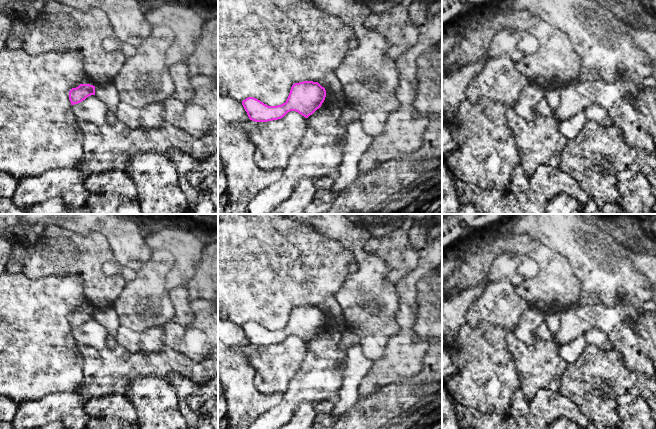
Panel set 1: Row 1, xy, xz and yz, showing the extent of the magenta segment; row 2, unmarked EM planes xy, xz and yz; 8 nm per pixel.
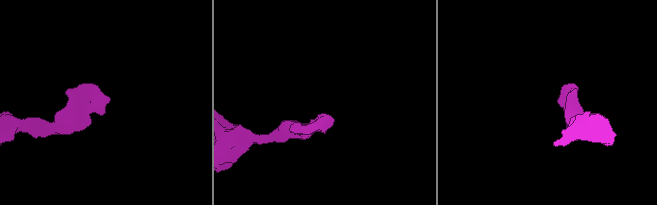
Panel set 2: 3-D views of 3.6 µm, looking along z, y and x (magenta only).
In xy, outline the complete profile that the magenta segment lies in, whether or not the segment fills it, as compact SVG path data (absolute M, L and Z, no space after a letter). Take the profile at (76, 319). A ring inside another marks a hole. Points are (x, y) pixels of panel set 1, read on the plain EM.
M80 308L78 311L72 312L69 315L69 324L71 329L74 329L82 326L91 319L95 319L95 310L90 308Z

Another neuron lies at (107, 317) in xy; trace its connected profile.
M107 307L95 310L95 319L108 332L107 335L114 335L118 327L117 313L114 308Z

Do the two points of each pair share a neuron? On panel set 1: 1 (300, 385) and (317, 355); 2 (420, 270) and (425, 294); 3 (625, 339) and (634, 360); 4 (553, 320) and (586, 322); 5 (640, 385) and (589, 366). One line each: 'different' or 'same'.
1: same
2: different
3: same
4: different
5: same

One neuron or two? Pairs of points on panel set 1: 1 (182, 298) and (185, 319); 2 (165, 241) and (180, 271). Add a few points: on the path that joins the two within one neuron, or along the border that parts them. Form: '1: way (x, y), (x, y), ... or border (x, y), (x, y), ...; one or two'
1: way (182, 303), (184, 314); one
2: way (173, 248), (180, 255), (180, 263); one

